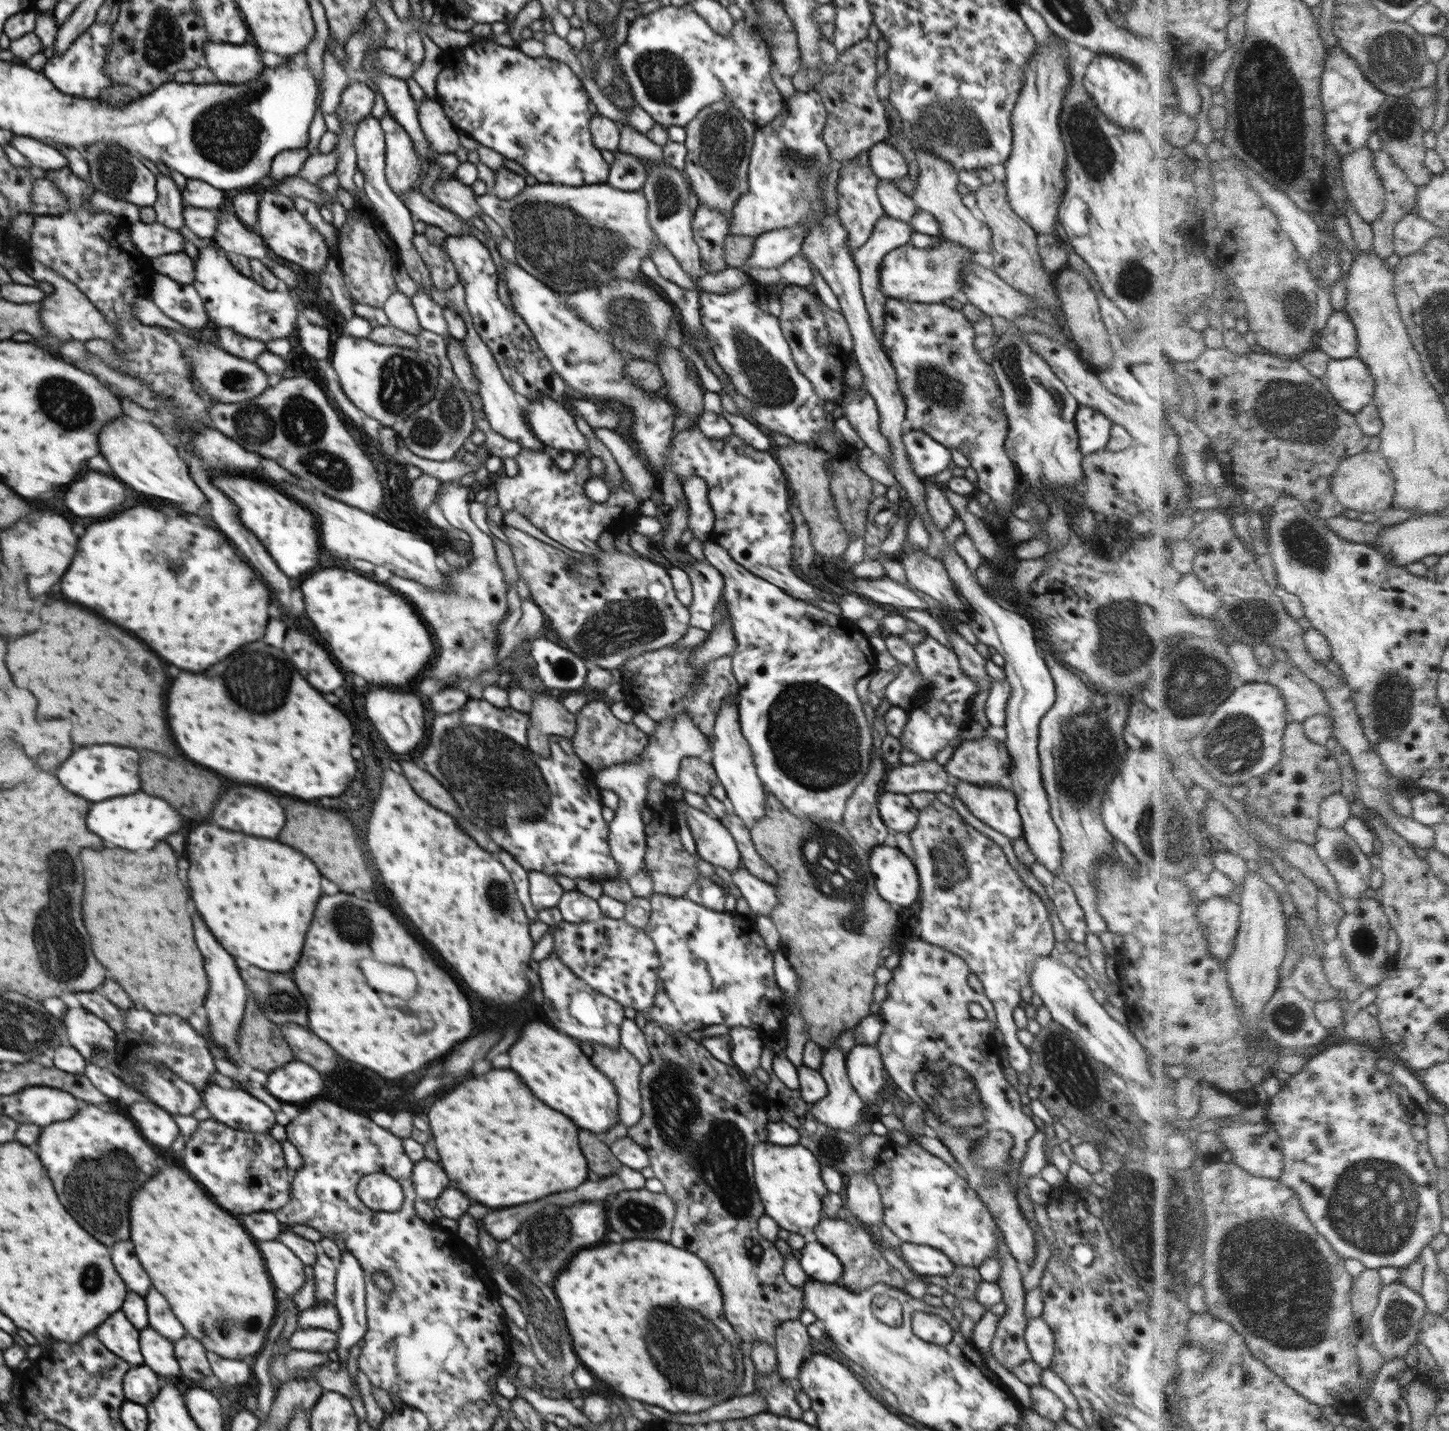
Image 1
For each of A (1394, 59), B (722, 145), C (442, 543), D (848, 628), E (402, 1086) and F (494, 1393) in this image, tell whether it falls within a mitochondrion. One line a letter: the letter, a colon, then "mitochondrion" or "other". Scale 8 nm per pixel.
A: mitochondrion
B: mitochondrion
C: other
D: other
E: other
F: other

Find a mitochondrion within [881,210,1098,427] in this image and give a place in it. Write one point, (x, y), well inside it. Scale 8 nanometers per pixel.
(939, 389)

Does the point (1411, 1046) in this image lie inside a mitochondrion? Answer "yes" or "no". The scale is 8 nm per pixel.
no

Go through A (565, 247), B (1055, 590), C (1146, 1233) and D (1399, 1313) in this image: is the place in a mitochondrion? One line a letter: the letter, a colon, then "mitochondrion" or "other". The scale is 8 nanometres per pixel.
A: mitochondrion
B: other
C: mitochondrion
D: mitochondrion

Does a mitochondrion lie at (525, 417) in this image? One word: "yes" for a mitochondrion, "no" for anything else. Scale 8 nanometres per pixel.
no

